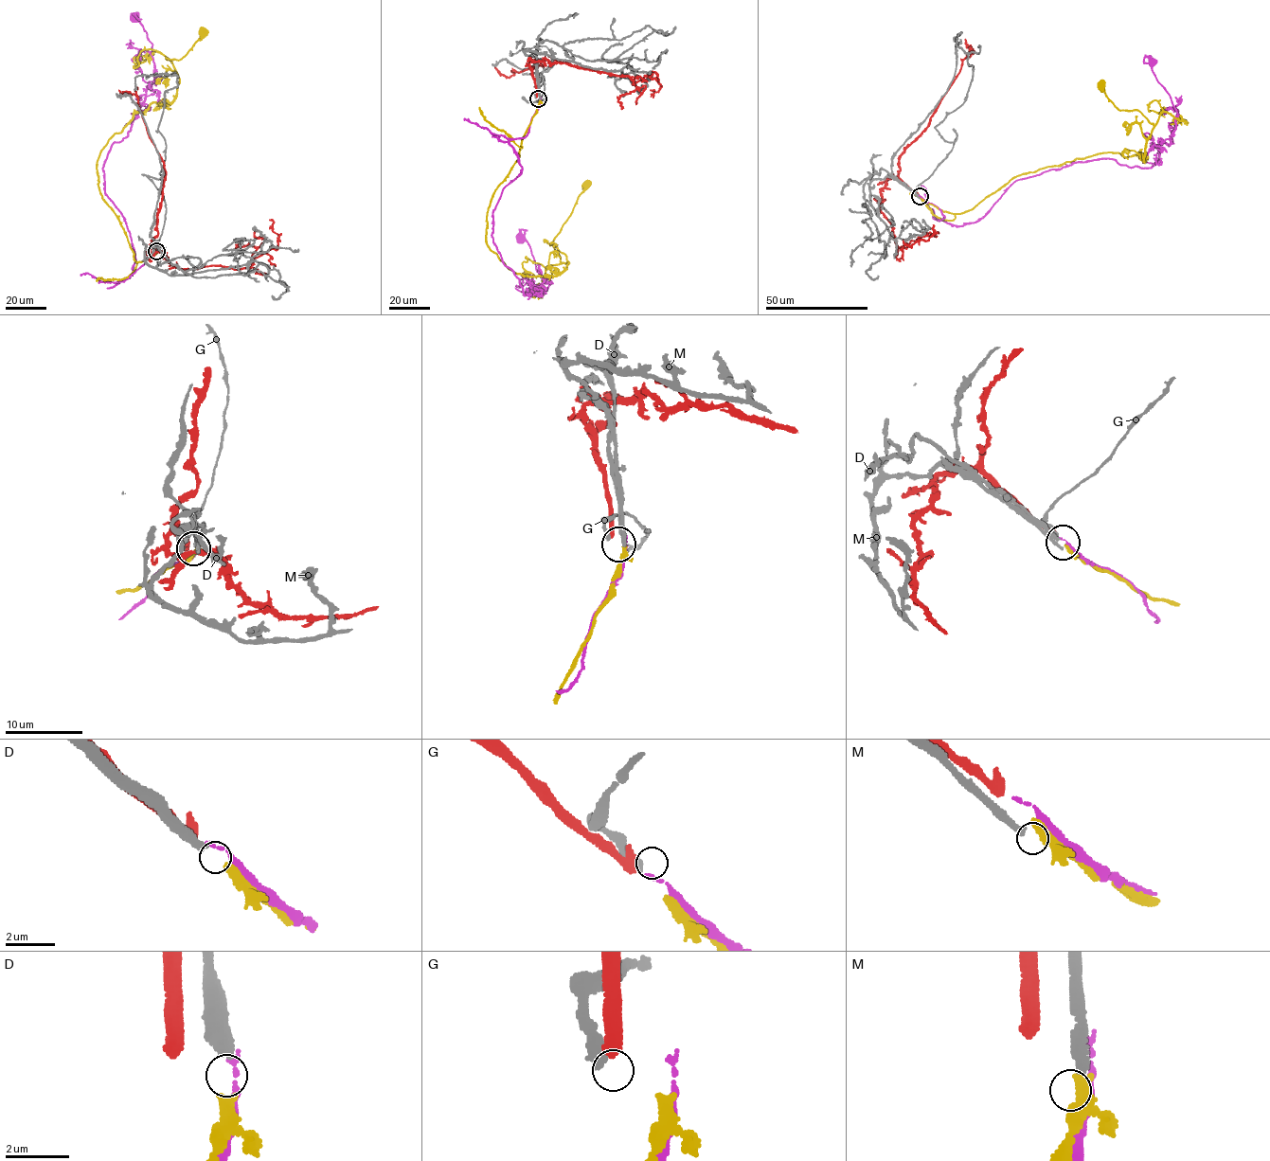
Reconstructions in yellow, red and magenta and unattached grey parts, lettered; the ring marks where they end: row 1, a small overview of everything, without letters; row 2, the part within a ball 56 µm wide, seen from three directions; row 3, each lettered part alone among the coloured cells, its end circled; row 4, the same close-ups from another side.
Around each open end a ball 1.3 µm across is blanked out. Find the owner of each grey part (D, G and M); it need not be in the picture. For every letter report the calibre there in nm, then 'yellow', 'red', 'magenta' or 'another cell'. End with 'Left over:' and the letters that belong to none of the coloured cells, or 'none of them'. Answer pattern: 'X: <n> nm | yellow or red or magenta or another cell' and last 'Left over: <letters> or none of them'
D: 440 nm | yellow
G: 550 nm | another cell
M: 280 nm | another cell
Left over: G, M

